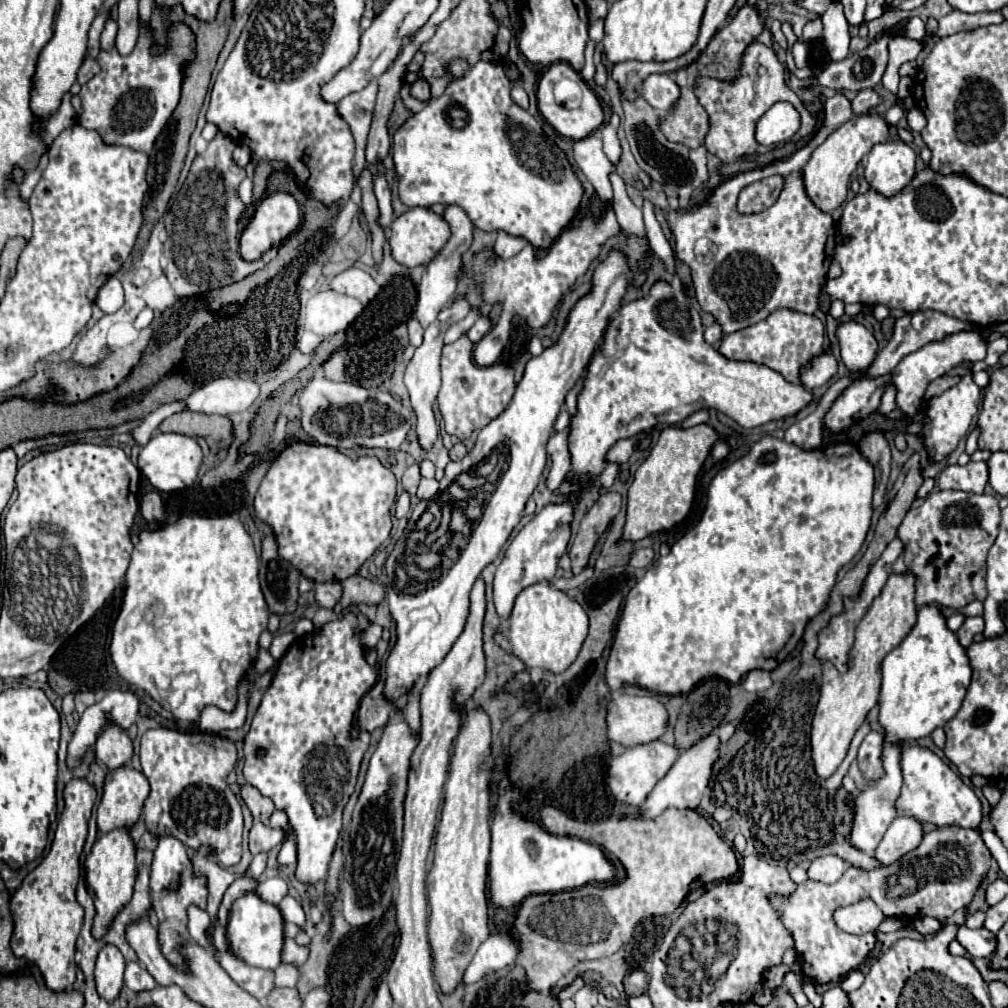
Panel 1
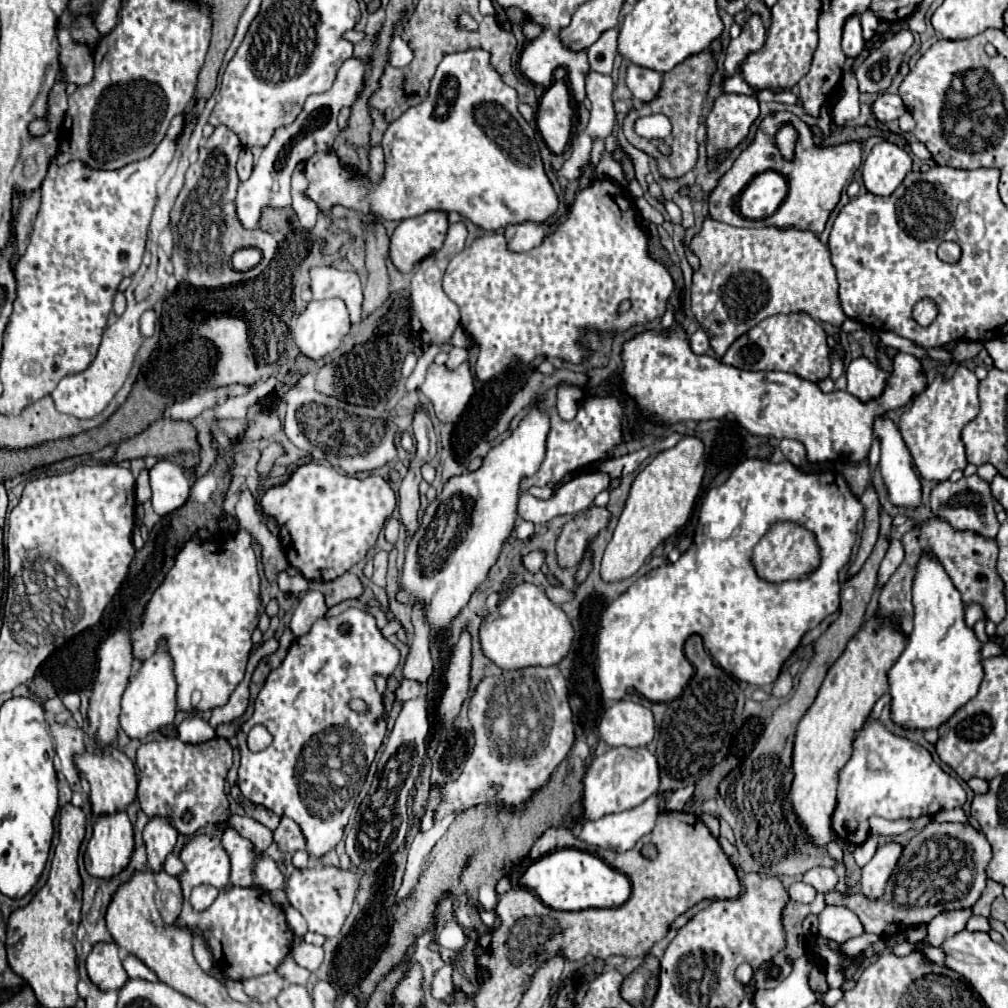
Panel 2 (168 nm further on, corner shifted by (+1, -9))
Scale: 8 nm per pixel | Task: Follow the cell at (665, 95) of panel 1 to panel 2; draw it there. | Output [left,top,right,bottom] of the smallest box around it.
[625,63,661,101]

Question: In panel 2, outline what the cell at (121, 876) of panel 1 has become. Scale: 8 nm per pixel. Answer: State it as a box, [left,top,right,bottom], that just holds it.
[85,813,133,877]

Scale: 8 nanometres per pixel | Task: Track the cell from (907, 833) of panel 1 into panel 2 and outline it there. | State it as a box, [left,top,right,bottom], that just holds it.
[861,843,903,899]

